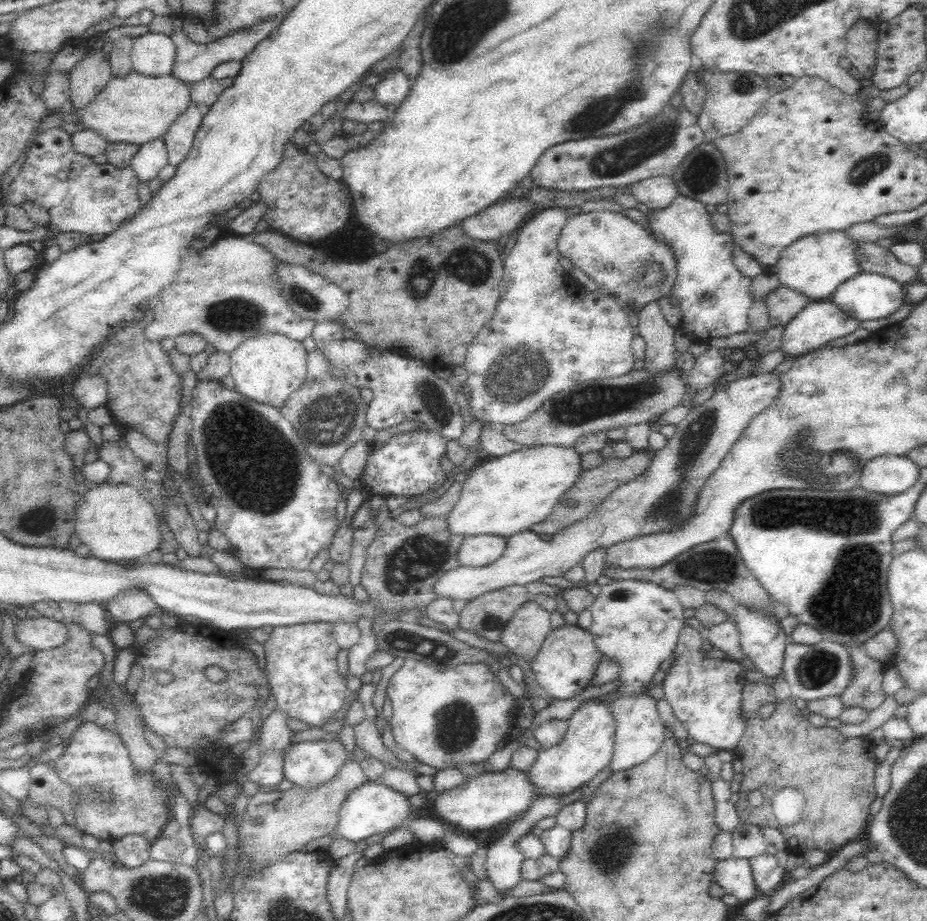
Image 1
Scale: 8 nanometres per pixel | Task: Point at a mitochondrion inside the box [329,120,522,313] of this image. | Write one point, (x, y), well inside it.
(472, 267)

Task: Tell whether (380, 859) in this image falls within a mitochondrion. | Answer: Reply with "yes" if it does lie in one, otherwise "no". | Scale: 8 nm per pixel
no

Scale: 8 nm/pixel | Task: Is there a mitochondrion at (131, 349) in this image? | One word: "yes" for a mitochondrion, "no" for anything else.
yes

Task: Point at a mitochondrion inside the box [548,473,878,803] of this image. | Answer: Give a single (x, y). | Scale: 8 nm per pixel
(715, 566)

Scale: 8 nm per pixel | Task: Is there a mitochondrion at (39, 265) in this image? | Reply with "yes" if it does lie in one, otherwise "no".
no

